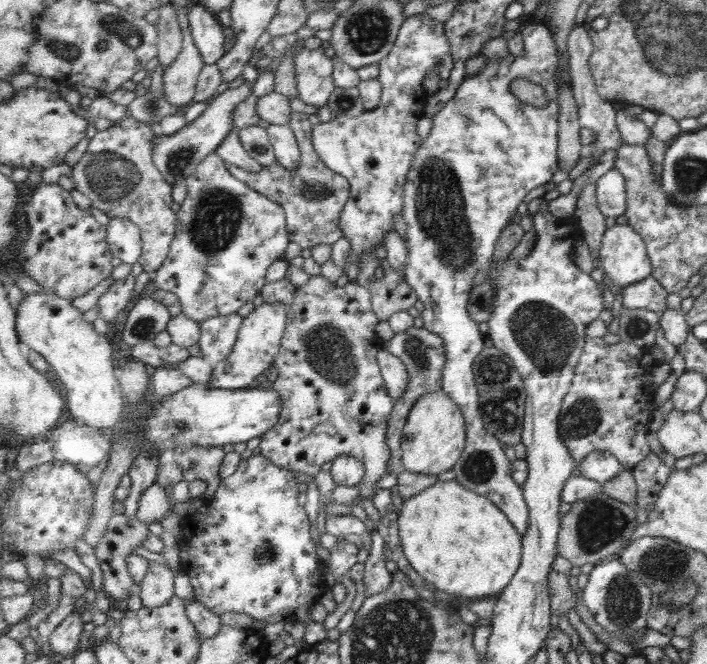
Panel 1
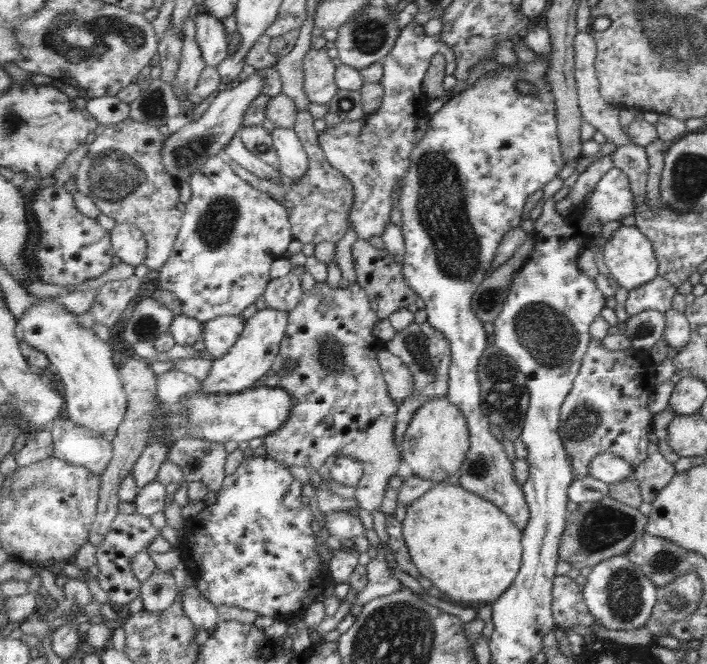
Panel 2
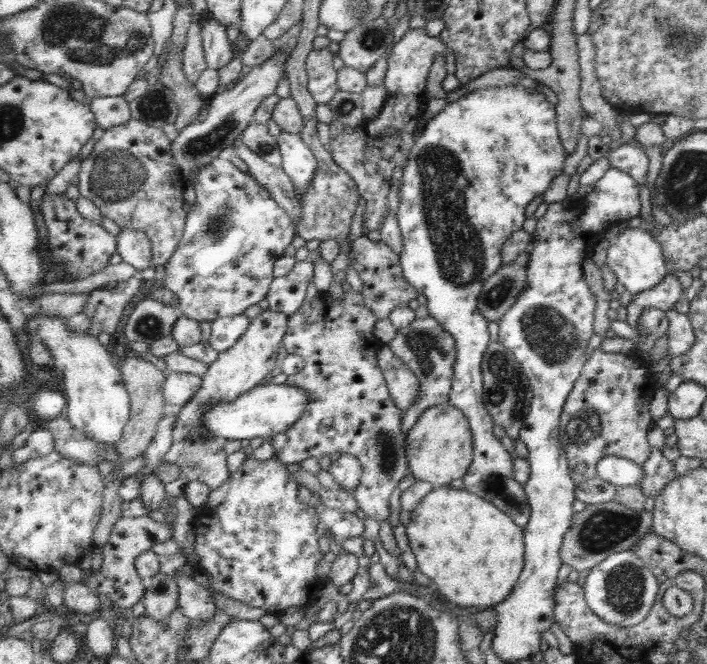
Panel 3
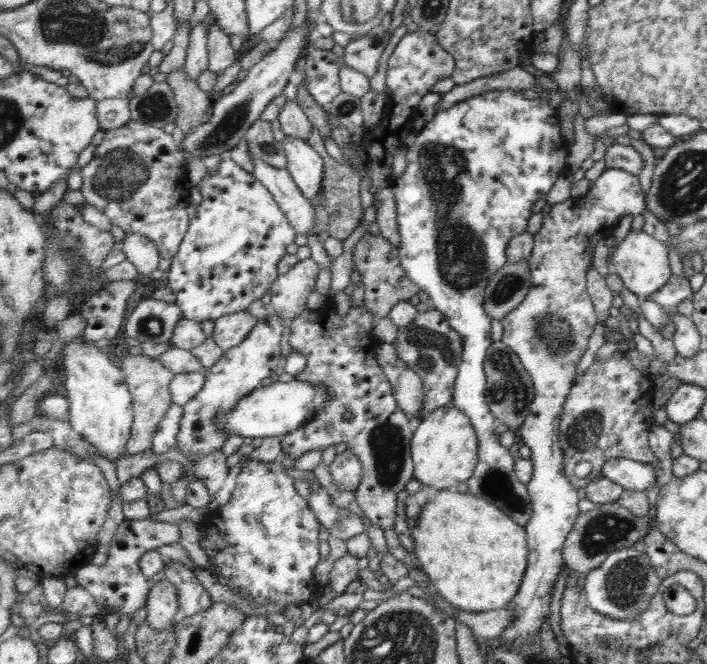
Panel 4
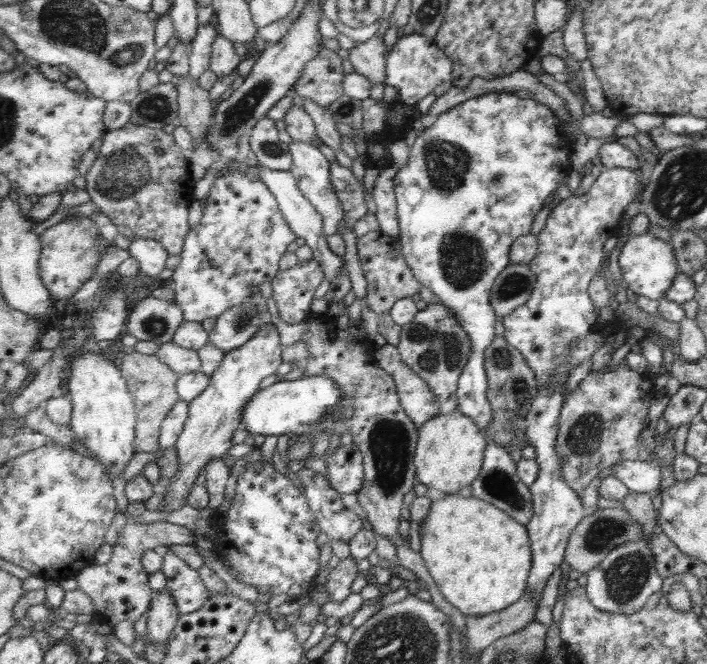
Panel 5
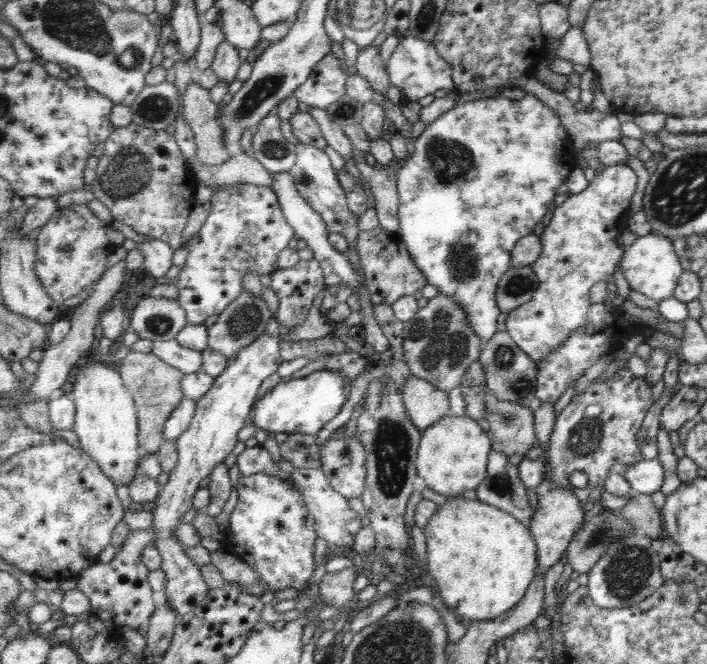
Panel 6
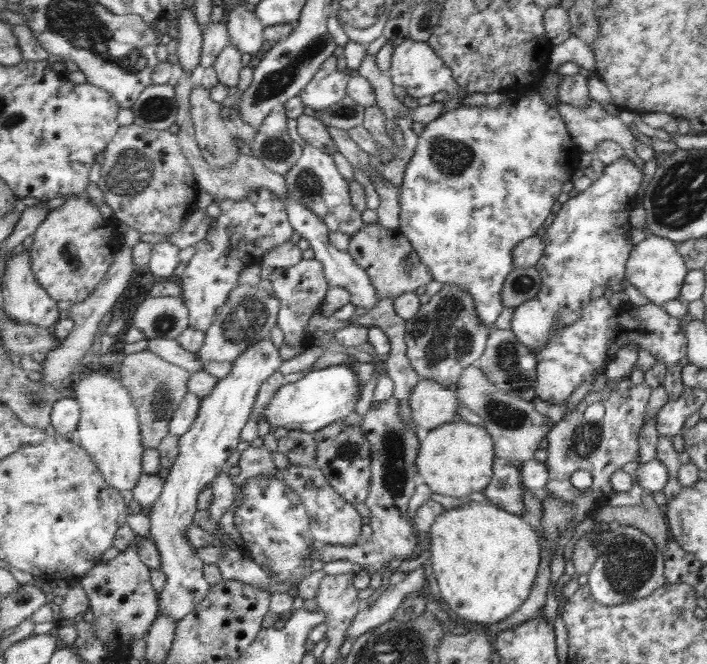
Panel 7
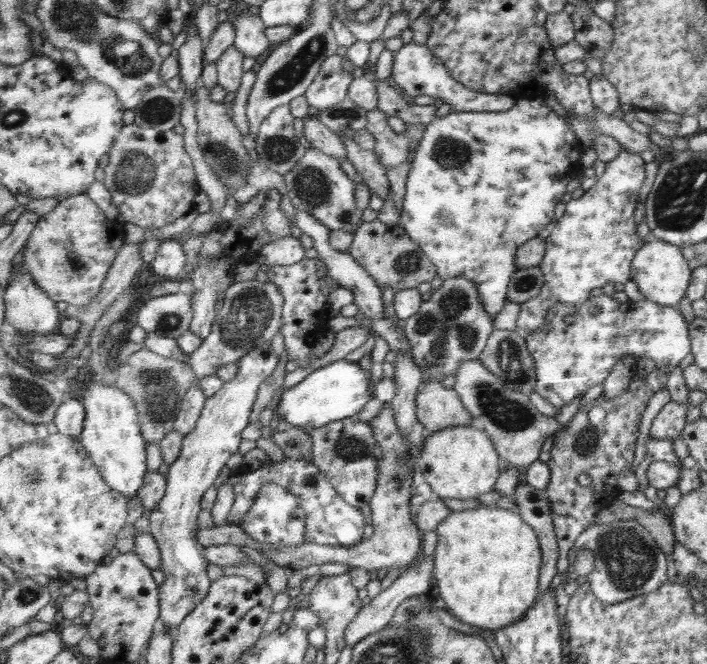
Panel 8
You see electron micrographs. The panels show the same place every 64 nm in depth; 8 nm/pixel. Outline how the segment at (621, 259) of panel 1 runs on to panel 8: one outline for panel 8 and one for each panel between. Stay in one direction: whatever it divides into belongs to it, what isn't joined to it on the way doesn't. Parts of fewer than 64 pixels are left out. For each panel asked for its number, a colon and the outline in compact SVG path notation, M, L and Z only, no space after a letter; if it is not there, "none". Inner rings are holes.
2: M617 226L603 244L603 264L611 274L611 282L627 292L659 276L655 252L635 226Z
3: M625 228L617 236L617 240L611 242L611 246L607 248L607 266L615 274L619 290L627 290L631 292L631 296L653 288L655 284L659 284L661 278L667 276L665 258L659 244L645 230L639 228Z
4: M629 232L615 246L615 250L611 252L611 260L607 260L607 262L609 262L611 272L615 272L621 278L625 290L633 292L637 298L647 298L647 296L655 294L671 278L667 252L669 252L669 248L665 244L657 242L655 238L647 236L645 232Z
5: M631 234L621 248L617 262L619 262L623 284L627 286L627 290L631 290L637 296L655 300L655 302L663 298L663 294L669 290L673 278L679 274L677 258L673 254L671 244L661 242L653 234Z
6: M653 234L635 238L631 242L631 246L625 250L619 268L621 268L621 272L623 272L631 290L645 294L647 298L651 298L655 302L661 302L661 300L673 296L673 288L677 286L679 276L683 274L679 258L673 252L671 240L663 238L663 236L653 236Z
7: M647 234L645 240L633 246L625 262L625 280L631 286L635 286L647 300L651 300L651 304L657 304L657 306L663 306L667 300L679 298L679 288L687 272L689 270L685 268L679 252L675 250L675 244L651 234Z
8: M651 238L639 250L635 250L635 256L631 260L631 282L637 284L645 300L667 308L677 308L679 298L685 296L685 288L689 286L689 280L691 280L691 268L683 258L681 248Z

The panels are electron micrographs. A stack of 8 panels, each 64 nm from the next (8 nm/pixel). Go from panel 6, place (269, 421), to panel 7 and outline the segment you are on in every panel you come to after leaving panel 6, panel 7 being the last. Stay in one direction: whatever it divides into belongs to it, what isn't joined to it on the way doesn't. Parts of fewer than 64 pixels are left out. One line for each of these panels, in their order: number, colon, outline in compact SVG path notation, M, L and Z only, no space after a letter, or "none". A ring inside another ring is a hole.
7: M339 364L339 366L329 366L325 370L313 370L303 380L281 386L279 390L275 390L275 396L261 414L265 414L267 422L273 428L281 426L287 430L303 430L315 434L335 424L339 418L349 420L351 414L355 414L359 396L361 396L361 384L355 370L349 364Z

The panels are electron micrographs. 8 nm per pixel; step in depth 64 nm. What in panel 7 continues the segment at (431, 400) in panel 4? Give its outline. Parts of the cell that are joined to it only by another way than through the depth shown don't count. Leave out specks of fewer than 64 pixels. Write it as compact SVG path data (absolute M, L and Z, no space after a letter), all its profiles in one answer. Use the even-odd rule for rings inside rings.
M445 284L443 290L431 296L417 316L407 322L407 362L413 364L423 380L449 388L449 384L459 384L463 372L485 354L491 332L491 326L487 326L477 314L473 294L459 284Z

